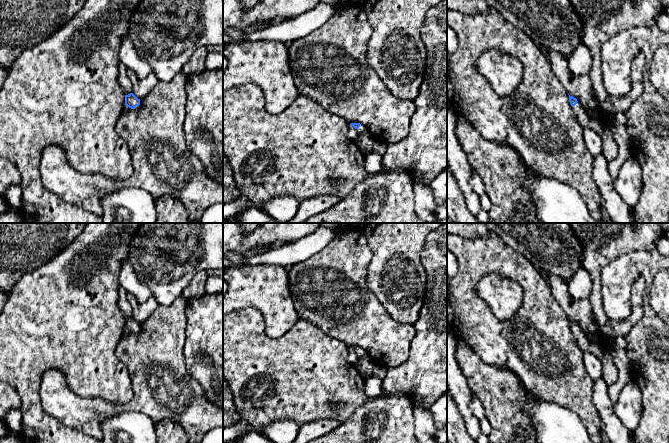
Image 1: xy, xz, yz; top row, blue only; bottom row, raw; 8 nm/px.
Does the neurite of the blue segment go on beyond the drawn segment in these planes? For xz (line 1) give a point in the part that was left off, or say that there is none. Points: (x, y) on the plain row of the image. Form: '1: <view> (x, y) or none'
1: xz (361, 353)

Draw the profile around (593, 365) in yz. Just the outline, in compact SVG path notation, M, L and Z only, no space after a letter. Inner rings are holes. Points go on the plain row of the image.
M583 352L584 365L593 381L603 377L601 361L591 352Z

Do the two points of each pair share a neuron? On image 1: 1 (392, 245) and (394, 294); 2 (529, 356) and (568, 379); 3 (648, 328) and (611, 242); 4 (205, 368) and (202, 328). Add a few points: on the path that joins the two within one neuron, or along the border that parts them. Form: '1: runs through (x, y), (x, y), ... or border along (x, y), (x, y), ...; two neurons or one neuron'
1: runs through (394, 257), (394, 282); one neuron
2: runs through (539, 356), (558, 374); one neuron
3: border along (643, 305), (643, 316), (627, 333); two neurons
4: runs through (195, 359), (192, 356), (202, 344), (202, 338); one neuron

